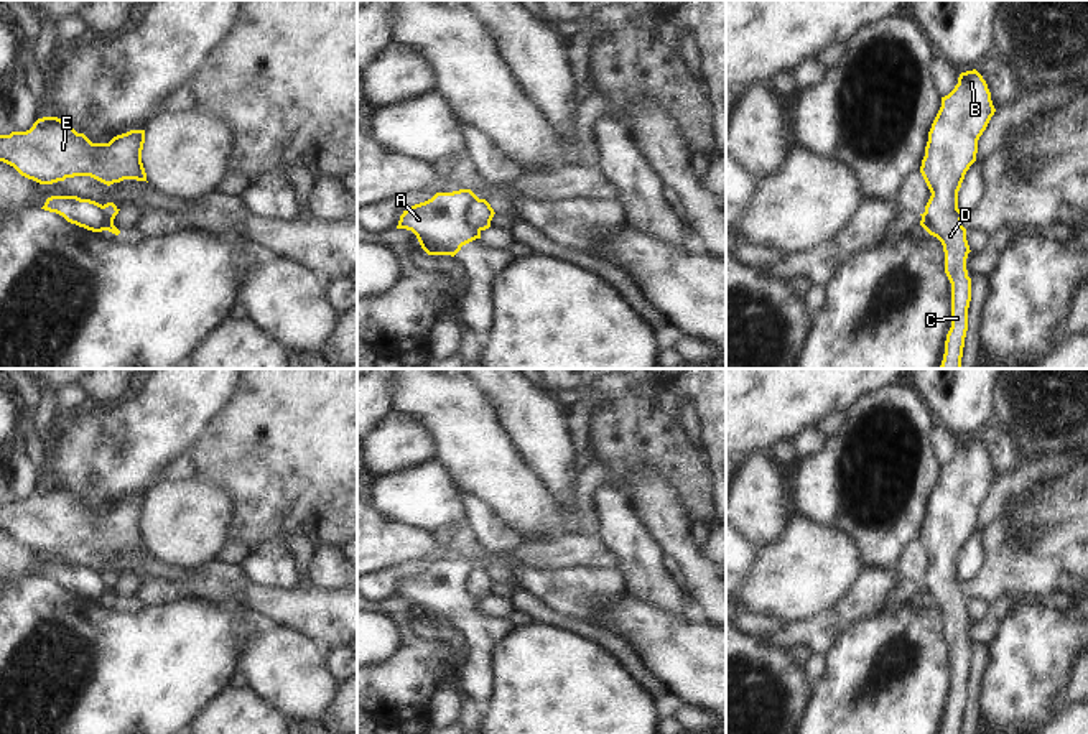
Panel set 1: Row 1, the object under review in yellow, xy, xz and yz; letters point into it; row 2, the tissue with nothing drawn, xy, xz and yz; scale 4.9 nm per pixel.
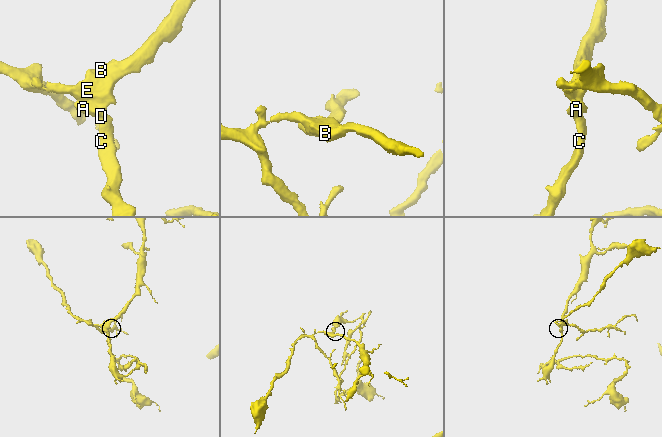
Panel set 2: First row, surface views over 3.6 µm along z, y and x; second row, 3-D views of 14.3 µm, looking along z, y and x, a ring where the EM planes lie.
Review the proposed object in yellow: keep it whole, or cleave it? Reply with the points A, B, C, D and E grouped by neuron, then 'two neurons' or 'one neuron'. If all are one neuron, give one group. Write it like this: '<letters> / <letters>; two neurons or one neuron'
A / B C D E; two neurons

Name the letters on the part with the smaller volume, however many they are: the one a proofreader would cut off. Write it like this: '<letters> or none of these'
A

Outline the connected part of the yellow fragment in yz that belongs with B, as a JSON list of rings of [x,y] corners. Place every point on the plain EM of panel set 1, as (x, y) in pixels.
[[[976,438],[961,441],[955,458],[942,466],[920,535],[932,561],[925,574],[927,601],[943,614],[945,642],[951,652],[951,696],[942,734],[961,734],[971,670],[971,647],[966,639],[971,619],[966,597],[955,584],[958,560],[966,540],[976,530],[978,509],[994,481],[983,444]]]

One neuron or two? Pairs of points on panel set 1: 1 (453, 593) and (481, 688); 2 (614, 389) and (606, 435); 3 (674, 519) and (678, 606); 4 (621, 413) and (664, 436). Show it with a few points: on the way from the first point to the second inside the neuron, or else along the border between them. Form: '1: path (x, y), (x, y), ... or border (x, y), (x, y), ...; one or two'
1: path (466, 616), (481, 631), (481, 665); one
2: border (632, 385), (621, 395), (606, 397), (588, 427); two
3: border (644, 522), (667, 553); two
4: path (631, 423), (644, 436), (654, 436); one

